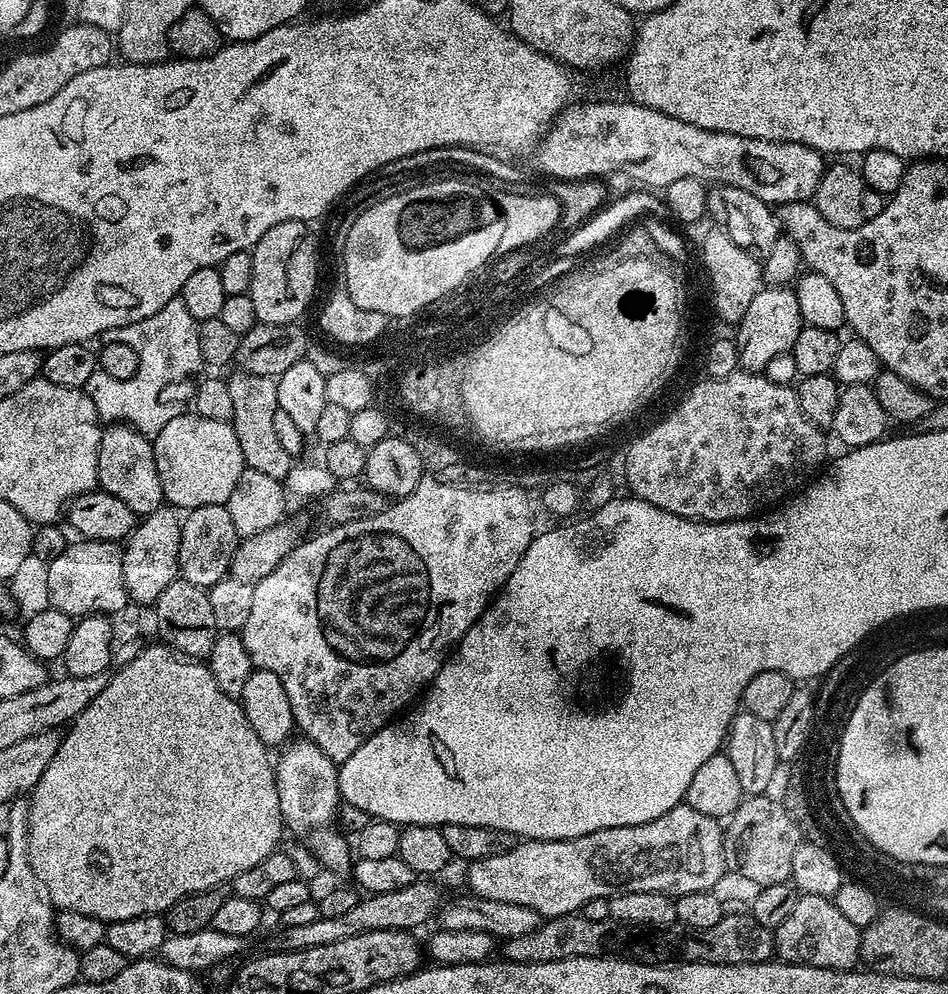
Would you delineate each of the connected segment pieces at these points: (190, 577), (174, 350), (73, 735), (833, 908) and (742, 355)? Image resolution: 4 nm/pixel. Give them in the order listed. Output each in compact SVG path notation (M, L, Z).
M227 504L198 506L183 517L180 529L182 542L178 546L179 579L194 582L194 586L205 590L212 588L232 571L232 559L242 537L234 530Z
M178 298L166 302L158 314L150 314L150 318L142 318L142 322L116 329L114 339L126 342L126 346L134 349L134 354L138 354L140 369L129 380L114 380L99 370L90 374L90 382L86 382L84 391L90 402L94 402L94 410L101 421L123 422L138 429L143 436L155 438L162 426L166 426L166 422L170 422L174 415L173 409L168 409L160 401L160 395L171 384L194 375L204 364L202 350L199 349L199 329L194 314L186 310L186 302Z
M163 642L155 643L150 645L149 648L148 645L141 647L139 654L131 662L119 665L115 669L117 672L114 673L115 671L113 671L108 676L108 685L104 687L102 694L98 694L98 698L94 698L94 702L90 702L90 706L86 706L86 710L82 710L82 714L76 717L67 731L63 733L60 745L58 746L58 754L54 754L54 762L50 762L50 766L46 766L46 770L42 770L42 778L38 778L38 782L27 797L28 865L34 870L36 879L39 880L40 887L44 889L48 899L52 901L57 909L65 912L90 914L92 918L98 918L105 922L138 918L146 914L164 914L167 913L170 906L174 906L184 896L193 896L195 892L204 892L206 889L213 888L219 884L228 884L235 876L242 874L242 870L250 870L250 866L258 866L258 862L262 862L262 858L266 858L281 847L280 832L282 833L282 821L280 818L280 807L278 806L274 760L271 755L268 757L269 749L262 742L262 738L258 738L258 734L254 734L254 726L250 726L250 722L246 718L244 708L241 706L239 699L235 696L222 694L218 682L214 682L214 674L210 674L207 663L199 660L190 660L187 656L182 656L179 652L169 648Z
M801 894L794 911L782 921L782 926L774 929L775 955L785 964L850 972L861 963L861 931L861 928L854 926L854 922L850 922L850 918L843 916L842 910L838 910L835 899Z
M788 286L761 287L760 292L754 294L750 307L736 328L735 341L740 368L745 372L763 373L766 365L778 358L778 354L792 351L794 342L798 342L801 327L795 291Z

